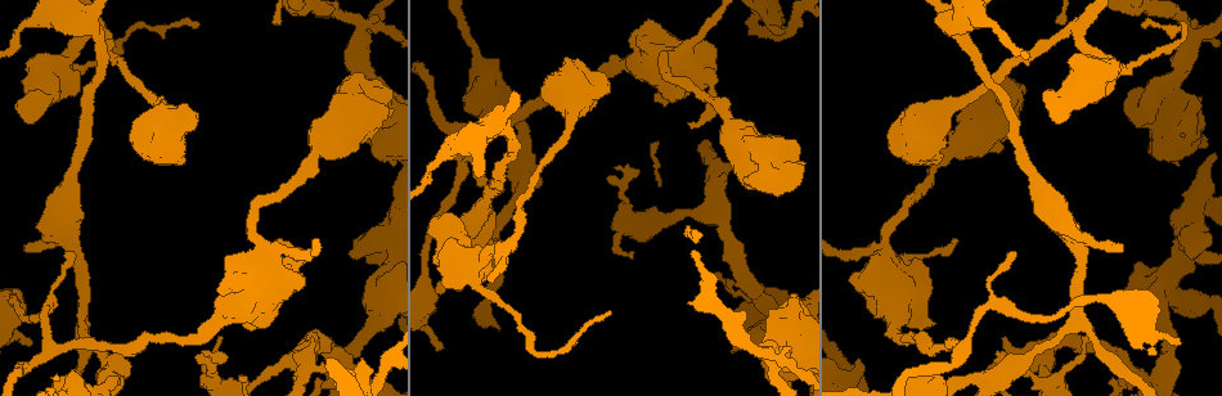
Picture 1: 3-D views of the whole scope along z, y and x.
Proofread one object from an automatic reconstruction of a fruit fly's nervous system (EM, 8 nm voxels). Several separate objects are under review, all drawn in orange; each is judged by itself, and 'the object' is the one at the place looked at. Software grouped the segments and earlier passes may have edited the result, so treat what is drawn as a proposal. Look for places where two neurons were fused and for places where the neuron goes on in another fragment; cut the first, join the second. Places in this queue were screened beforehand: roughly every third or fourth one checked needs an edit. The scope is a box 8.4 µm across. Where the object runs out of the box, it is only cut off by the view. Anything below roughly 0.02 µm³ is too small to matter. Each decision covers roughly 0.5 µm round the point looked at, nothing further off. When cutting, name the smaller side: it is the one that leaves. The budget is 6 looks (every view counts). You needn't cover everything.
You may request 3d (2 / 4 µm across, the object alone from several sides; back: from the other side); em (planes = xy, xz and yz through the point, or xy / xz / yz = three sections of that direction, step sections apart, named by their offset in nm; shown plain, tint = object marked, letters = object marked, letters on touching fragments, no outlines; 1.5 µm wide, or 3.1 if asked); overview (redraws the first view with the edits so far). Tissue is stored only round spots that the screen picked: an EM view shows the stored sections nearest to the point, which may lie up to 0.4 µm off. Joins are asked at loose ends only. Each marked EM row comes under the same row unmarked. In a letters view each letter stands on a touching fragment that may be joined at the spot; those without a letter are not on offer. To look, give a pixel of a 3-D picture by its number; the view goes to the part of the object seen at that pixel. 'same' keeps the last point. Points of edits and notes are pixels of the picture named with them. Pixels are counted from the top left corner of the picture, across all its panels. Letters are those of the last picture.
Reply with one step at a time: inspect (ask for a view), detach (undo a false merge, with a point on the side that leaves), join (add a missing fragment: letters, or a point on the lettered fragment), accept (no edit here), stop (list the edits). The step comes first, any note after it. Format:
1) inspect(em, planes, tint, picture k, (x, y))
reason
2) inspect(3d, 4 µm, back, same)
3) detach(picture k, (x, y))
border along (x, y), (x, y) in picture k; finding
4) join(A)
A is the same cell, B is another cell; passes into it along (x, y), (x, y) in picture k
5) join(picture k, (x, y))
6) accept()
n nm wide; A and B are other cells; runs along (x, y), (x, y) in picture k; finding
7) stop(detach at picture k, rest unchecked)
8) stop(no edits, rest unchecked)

inspect(em, planes, letters, picture 1, (770, 357))
four or more arms meet

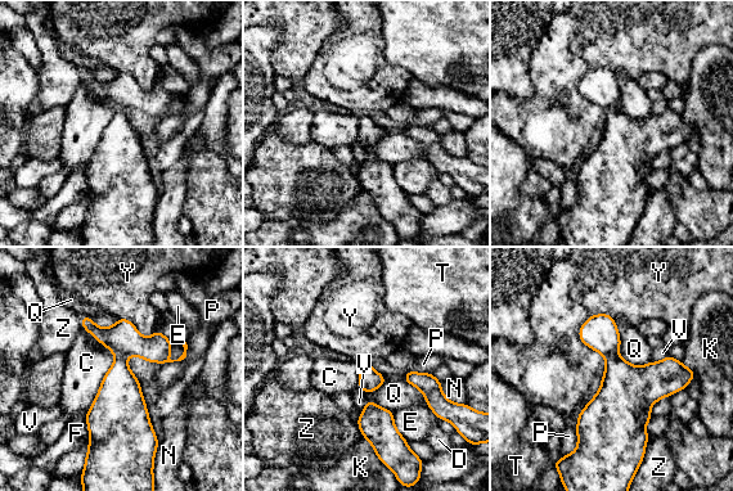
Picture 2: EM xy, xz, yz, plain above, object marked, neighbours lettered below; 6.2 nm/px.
detach(picture 2, (599, 332))
C, D, E, F, K, N, P, Q, T, V, Y and Z are other cells; border along (616, 354), (606, 359) in picture 2; two neurons meet here

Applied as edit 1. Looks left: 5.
inspect(overview)
see it whole again

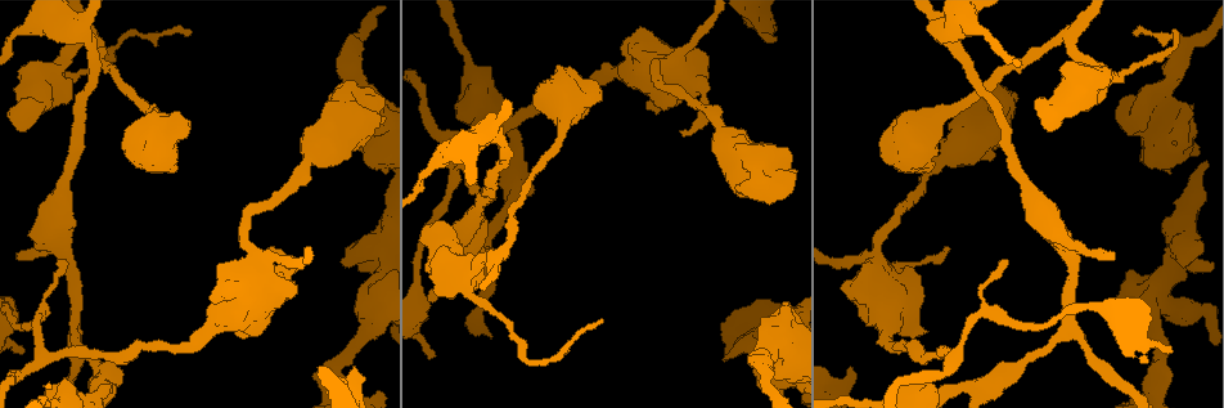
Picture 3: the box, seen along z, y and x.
inspect(3d, 2 µm, picture 3, (73, 333))
three arms meet

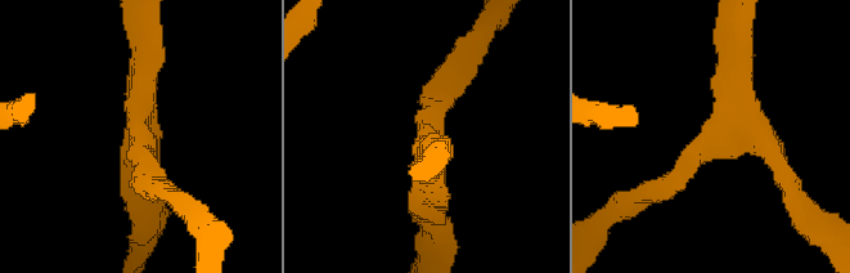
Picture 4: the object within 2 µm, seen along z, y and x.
inspect(em, yz, step 4, tint, picture 4, (733, 128))
3 arms; arms of 180, 200, 200 nm

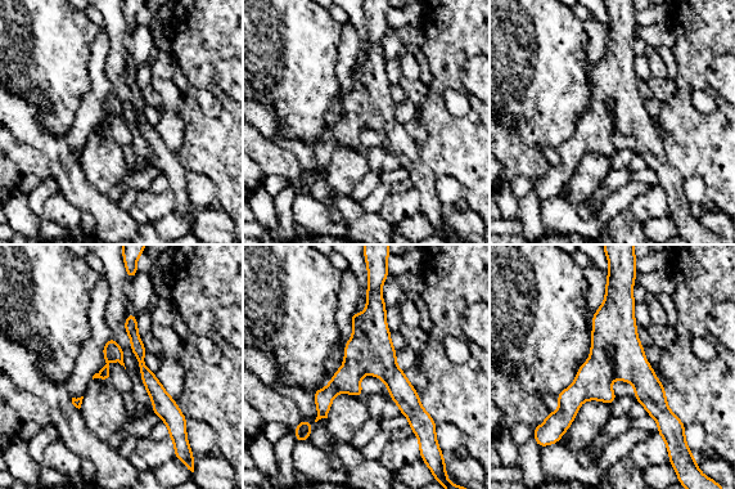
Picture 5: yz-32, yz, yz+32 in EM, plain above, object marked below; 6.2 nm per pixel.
inspect(em, planes, letters, same)

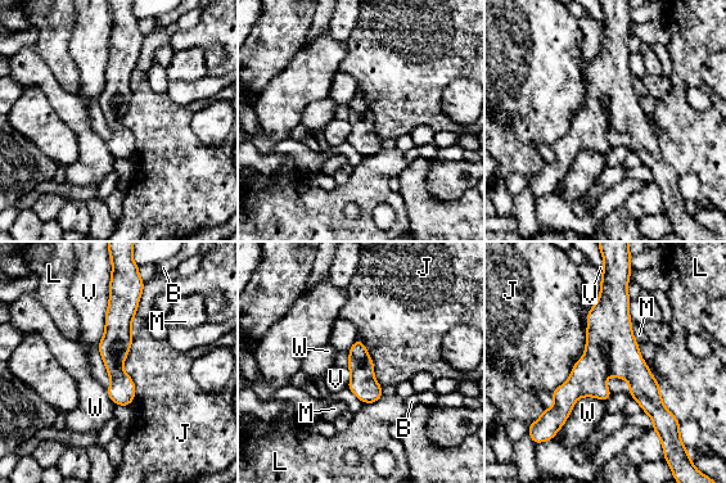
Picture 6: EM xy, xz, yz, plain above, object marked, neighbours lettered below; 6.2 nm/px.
accept()
B, J, L, M, V and W are other cells; continuous, no second neuron

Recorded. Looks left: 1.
stop(detach at picture 2, rest unchecked)

